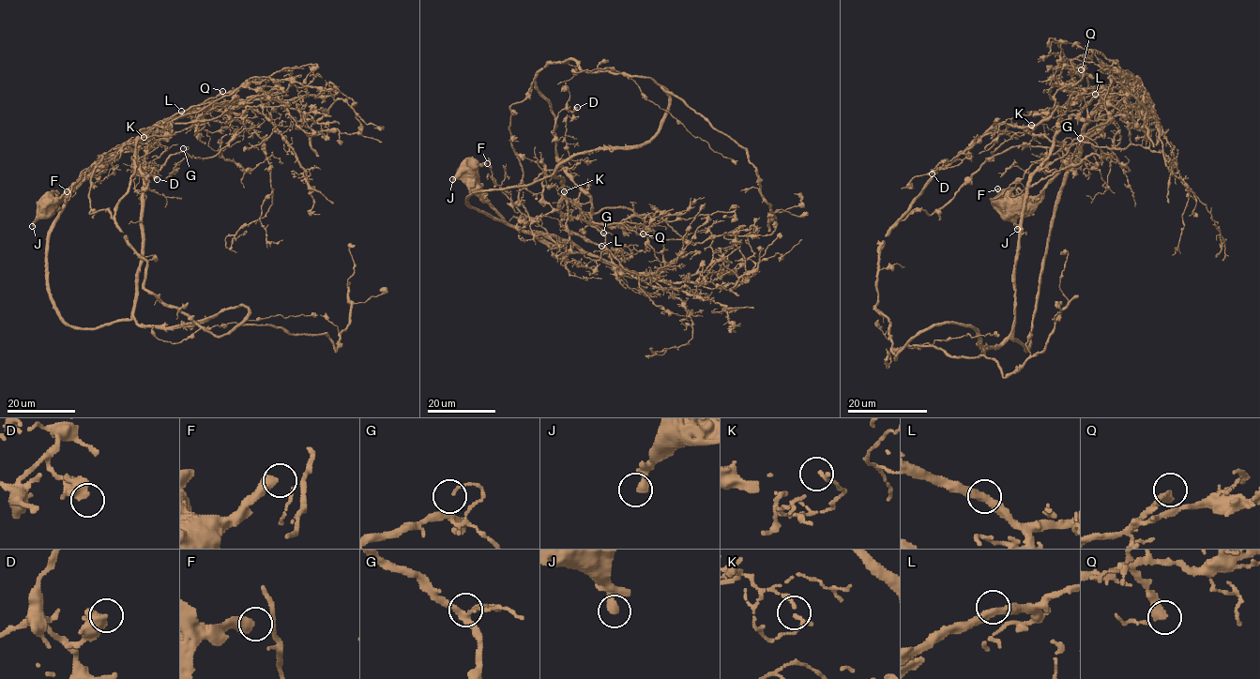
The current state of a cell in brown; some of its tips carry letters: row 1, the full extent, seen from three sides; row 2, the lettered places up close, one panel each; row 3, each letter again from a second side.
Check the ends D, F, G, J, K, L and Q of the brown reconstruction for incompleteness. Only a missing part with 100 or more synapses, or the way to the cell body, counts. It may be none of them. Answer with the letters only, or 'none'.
none

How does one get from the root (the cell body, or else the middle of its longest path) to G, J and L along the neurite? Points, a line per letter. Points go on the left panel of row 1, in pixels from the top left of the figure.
G: (48, 205), (118, 153), (132, 152), (152, 174), (183, 148)
J: (48, 205), (32, 226)
L: (48, 205), (54, 208), (86, 172), (106, 165), (143, 134), (167, 120), (190, 116), (181, 111)

